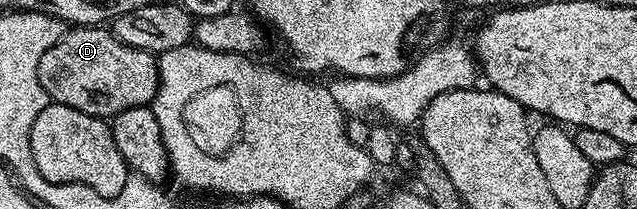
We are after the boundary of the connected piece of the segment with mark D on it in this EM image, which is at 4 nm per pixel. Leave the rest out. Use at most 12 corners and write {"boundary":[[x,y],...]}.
{"boundary":[[105,26],[40,57],[53,102],[113,117],[150,107],[158,61]]}

